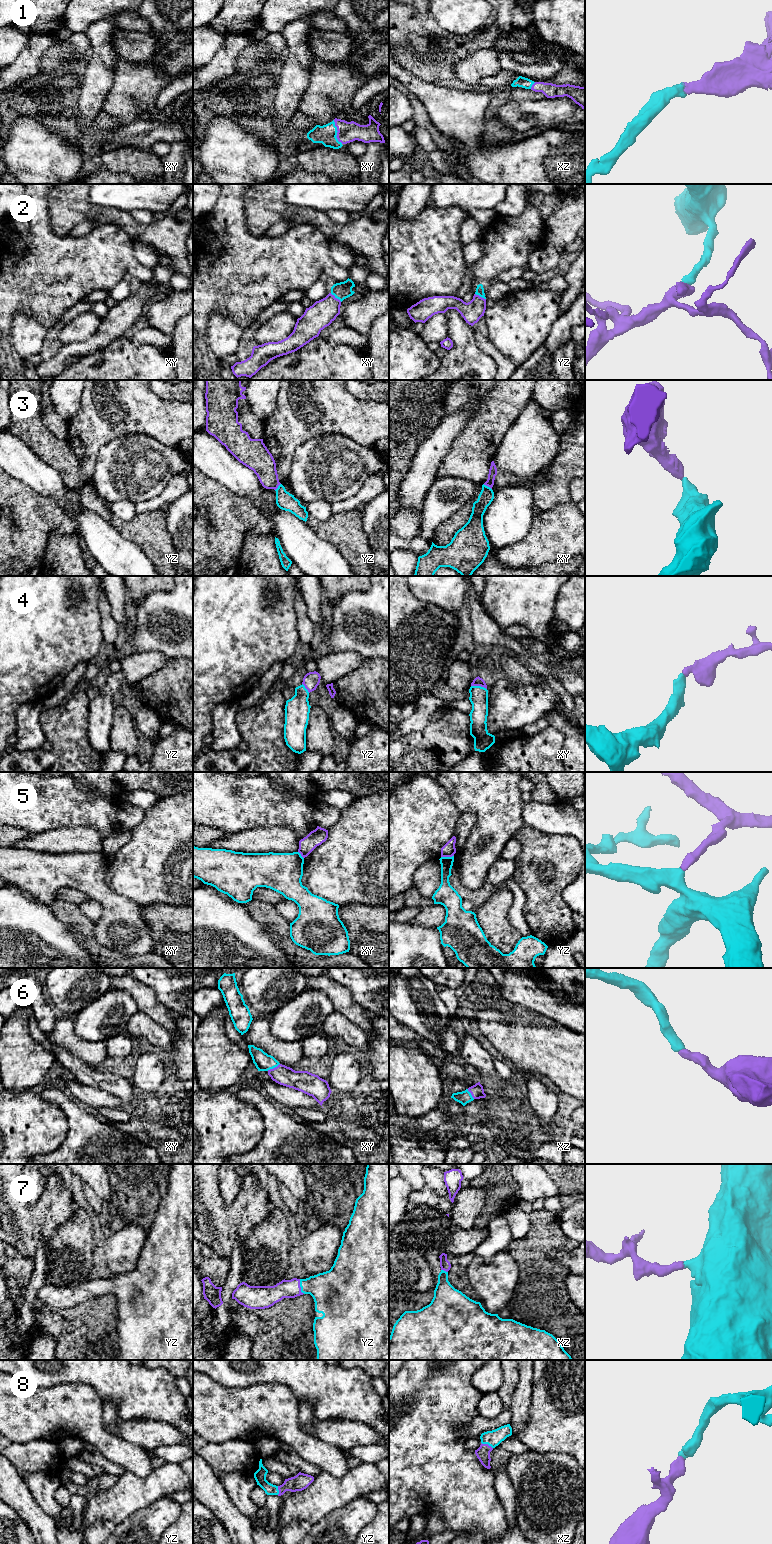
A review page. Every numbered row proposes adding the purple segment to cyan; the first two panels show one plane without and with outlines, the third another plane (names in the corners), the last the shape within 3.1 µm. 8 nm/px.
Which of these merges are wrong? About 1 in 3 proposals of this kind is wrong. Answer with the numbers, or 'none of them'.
3, 5

